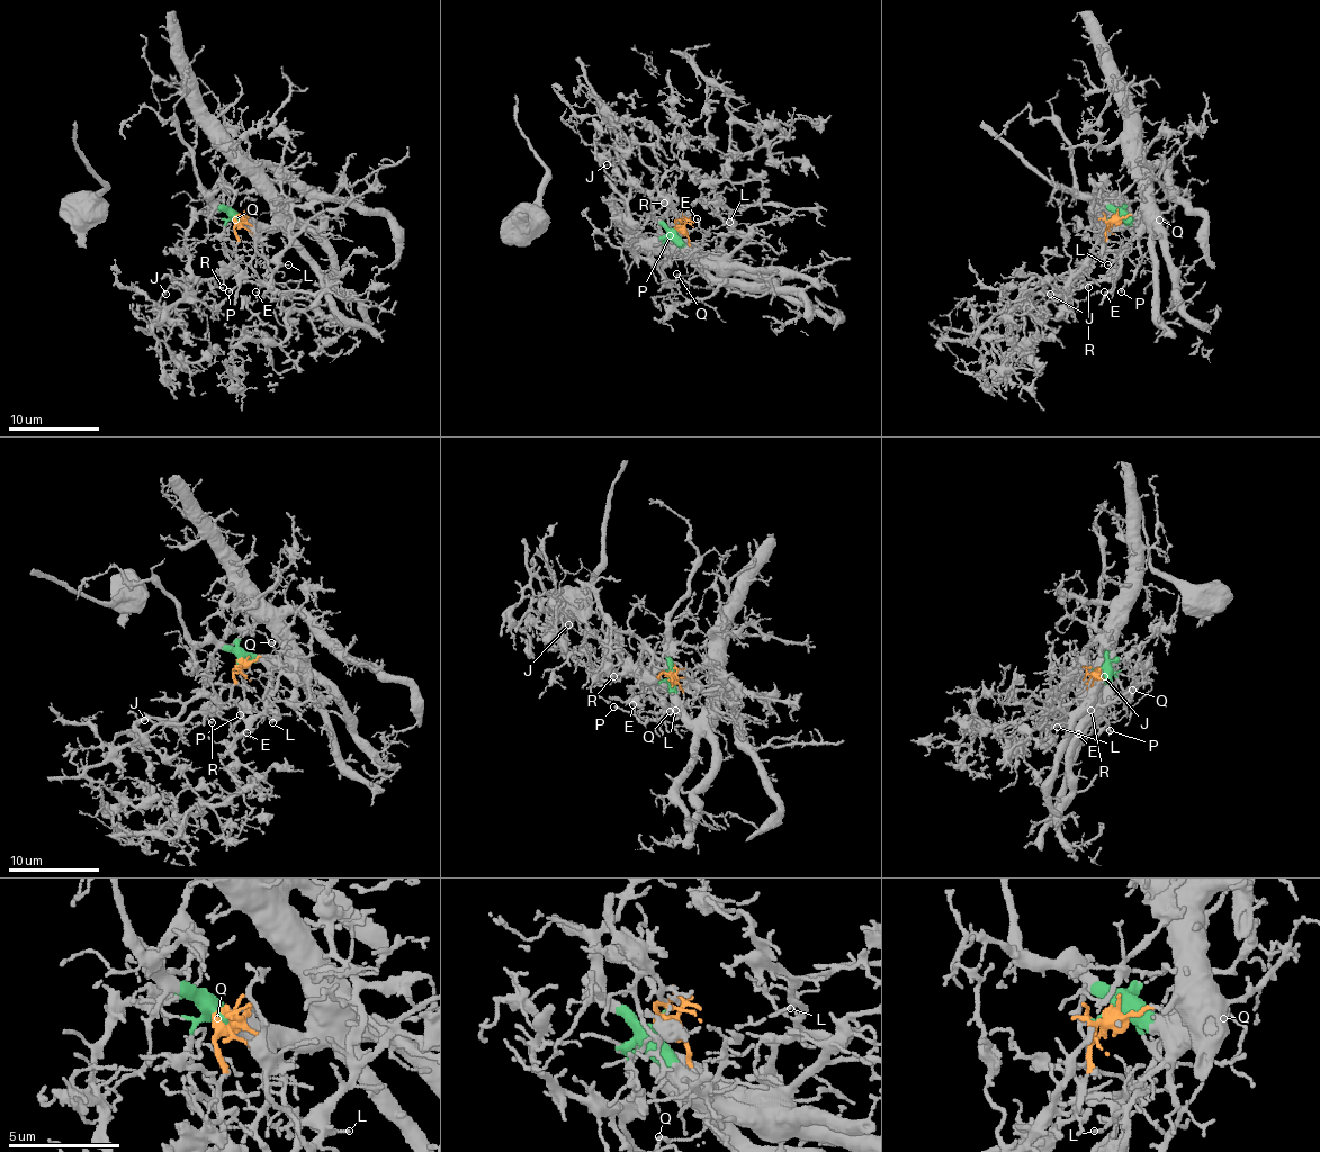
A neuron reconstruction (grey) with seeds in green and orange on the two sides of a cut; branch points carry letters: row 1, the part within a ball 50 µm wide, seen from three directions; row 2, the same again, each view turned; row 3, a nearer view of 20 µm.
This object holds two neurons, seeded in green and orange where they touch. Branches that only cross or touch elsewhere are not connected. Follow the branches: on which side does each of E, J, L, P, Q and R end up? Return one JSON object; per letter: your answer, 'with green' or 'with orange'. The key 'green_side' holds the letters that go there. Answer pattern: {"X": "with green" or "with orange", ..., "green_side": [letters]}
{"E": "with green", "J": "with orange", "L": "with green", "P": "with green", "Q": "with green", "R": "with orange", "green_side": ["E", "L", "P", "Q"]}

